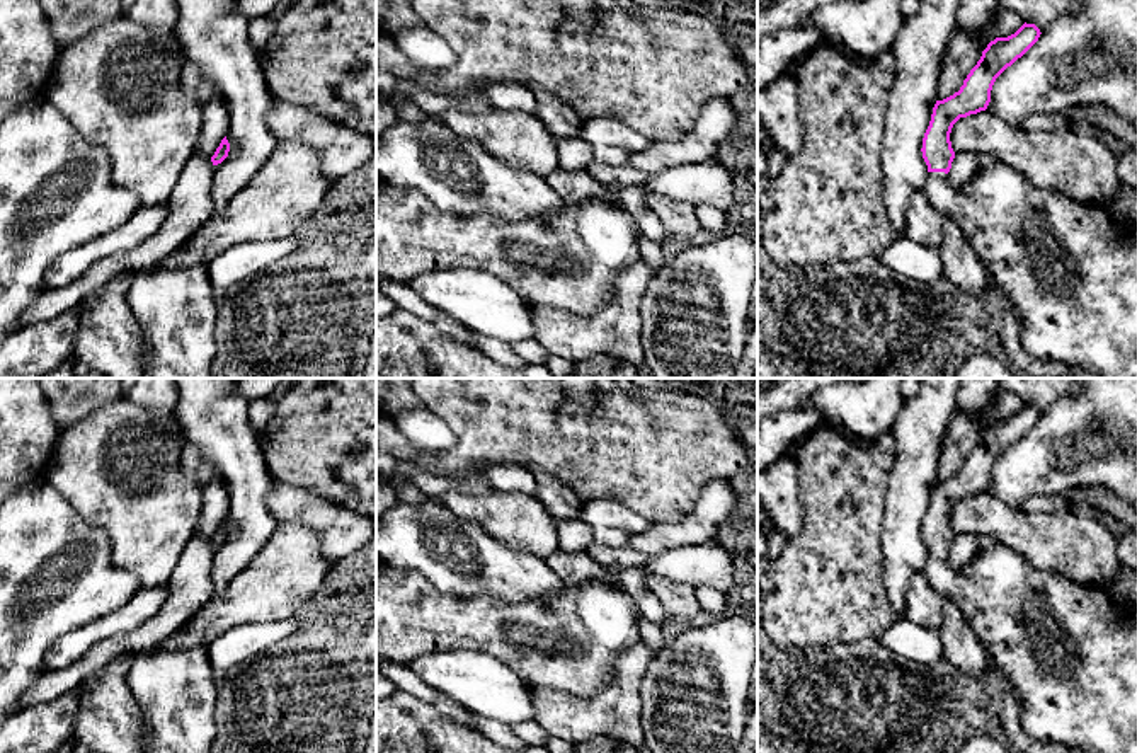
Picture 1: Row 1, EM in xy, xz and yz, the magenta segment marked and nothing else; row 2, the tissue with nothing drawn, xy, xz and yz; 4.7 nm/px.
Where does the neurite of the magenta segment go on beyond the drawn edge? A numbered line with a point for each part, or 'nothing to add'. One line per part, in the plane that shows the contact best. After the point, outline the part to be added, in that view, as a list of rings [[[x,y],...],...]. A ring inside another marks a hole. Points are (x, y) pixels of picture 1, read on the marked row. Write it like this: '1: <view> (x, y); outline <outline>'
1: yz (1071, 273); outline [[[1003,162],[982,169],[965,189],[955,189],[945,172],[928,172],[924,191],[936,211],[958,225],[987,276],[1011,300],[1030,354],[1084,368],[1098,378],[1137,378],[1137,228],[1117,225],[1105,206],[1040,189]]]

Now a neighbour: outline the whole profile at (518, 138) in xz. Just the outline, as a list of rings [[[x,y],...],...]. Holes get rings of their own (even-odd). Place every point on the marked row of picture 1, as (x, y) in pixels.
[[[448,109],[437,119],[514,169],[545,179],[560,167],[557,140],[534,112]]]

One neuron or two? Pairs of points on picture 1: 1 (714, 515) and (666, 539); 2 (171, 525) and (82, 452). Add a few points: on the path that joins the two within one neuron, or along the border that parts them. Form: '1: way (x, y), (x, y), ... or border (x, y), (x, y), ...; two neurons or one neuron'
1: way (702, 522), (695, 528), (678, 534); one neuron
2: way (147, 506), (126, 500), (109, 488), (102, 476); one neuron

